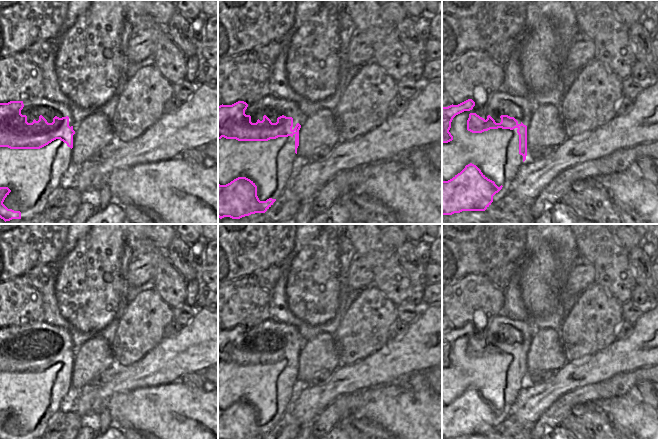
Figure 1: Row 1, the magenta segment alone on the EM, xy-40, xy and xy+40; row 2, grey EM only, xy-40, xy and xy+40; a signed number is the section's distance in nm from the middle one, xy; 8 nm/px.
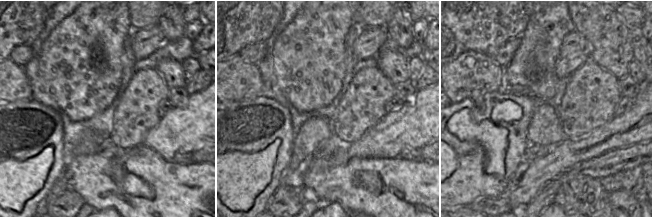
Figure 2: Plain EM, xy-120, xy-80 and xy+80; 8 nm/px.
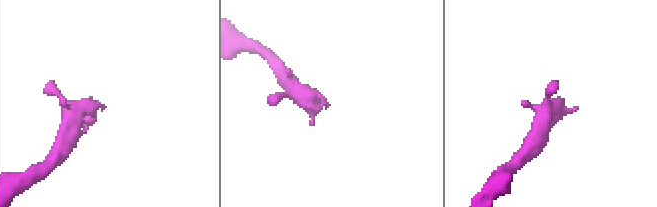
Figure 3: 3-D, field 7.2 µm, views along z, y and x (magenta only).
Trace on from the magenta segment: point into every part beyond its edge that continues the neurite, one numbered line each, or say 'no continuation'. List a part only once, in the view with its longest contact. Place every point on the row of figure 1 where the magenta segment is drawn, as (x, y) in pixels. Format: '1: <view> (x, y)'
1: xy+40 (495, 152)

